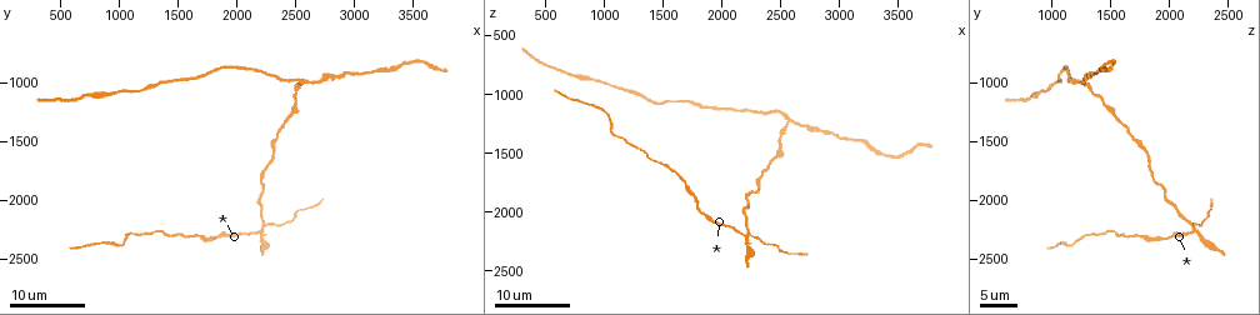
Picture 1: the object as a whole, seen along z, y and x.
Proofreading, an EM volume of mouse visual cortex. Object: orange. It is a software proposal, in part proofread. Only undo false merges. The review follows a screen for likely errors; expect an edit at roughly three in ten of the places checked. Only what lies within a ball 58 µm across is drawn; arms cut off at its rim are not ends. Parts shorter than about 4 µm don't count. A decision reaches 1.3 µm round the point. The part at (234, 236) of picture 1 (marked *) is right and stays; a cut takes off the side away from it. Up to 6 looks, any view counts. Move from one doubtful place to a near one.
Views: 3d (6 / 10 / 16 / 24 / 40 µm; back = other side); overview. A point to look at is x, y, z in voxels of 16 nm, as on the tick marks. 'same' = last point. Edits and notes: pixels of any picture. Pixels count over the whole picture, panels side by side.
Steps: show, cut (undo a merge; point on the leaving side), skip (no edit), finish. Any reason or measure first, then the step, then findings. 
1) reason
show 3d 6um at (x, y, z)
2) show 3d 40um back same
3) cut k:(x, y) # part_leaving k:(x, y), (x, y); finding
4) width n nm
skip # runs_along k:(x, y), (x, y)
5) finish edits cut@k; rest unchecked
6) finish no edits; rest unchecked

sudden change in width
show 3d 16um at (2440, 1280, 1520)

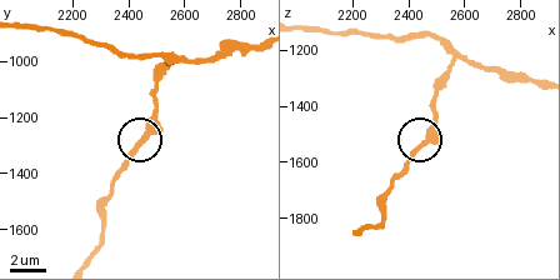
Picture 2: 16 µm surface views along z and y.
show 3d 6um at (2450, 1270, 1530)

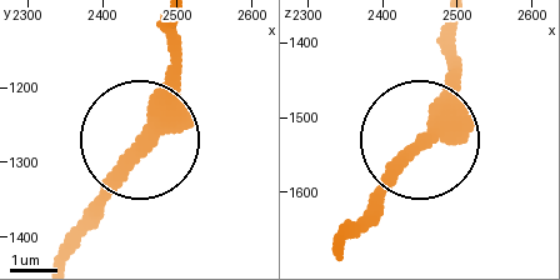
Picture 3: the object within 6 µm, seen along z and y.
width 290 nm
skip # runs_along 3:(65, 249), (145, 129), (173, 61); all the same cell

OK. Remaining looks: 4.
branch point
show 3d 24um at (2600, 1000, 1220)

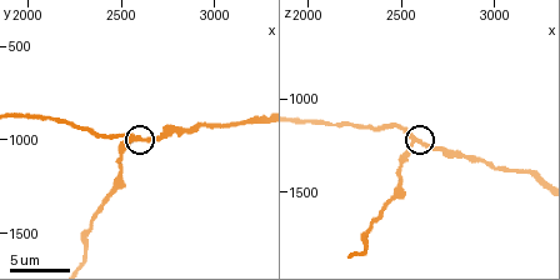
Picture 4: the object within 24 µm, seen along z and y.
show 3d 6um at (2600, 980, 1240)

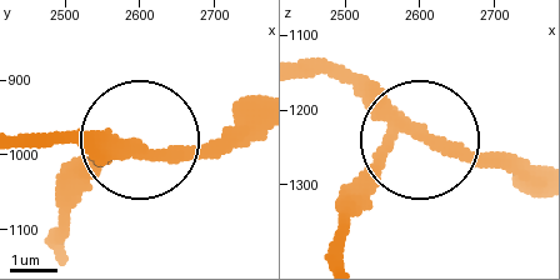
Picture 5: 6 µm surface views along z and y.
width 270 nm
cut 5:(68, 139) # part_leaving 5:(120, 143), (29, 130); two cells meet here

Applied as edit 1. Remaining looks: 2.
redraw
show overview

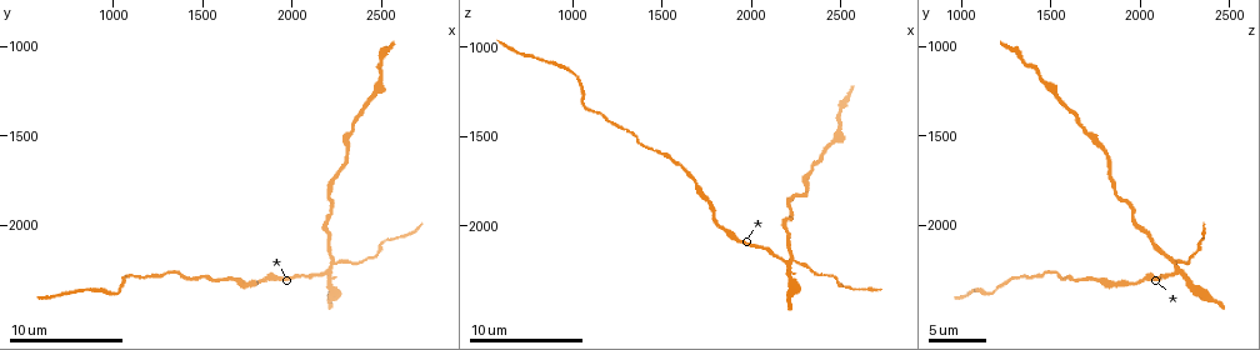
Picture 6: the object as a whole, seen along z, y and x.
looks like a crossing
show 3d 10um at (2220, 2260, 2220)

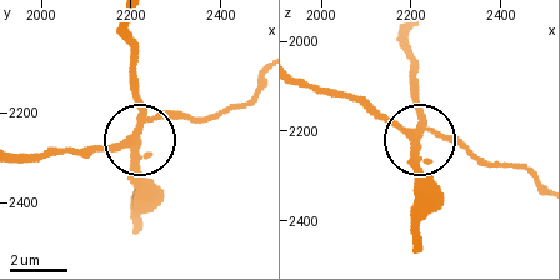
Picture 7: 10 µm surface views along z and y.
side_arm 5 um
cut 7:(188, 118) # part_leaving 7:(153, 120), (208, 120), (258, 91); a second cell is stuck on

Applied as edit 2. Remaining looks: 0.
finish edits cut@5, cut@7; rest unchecked

